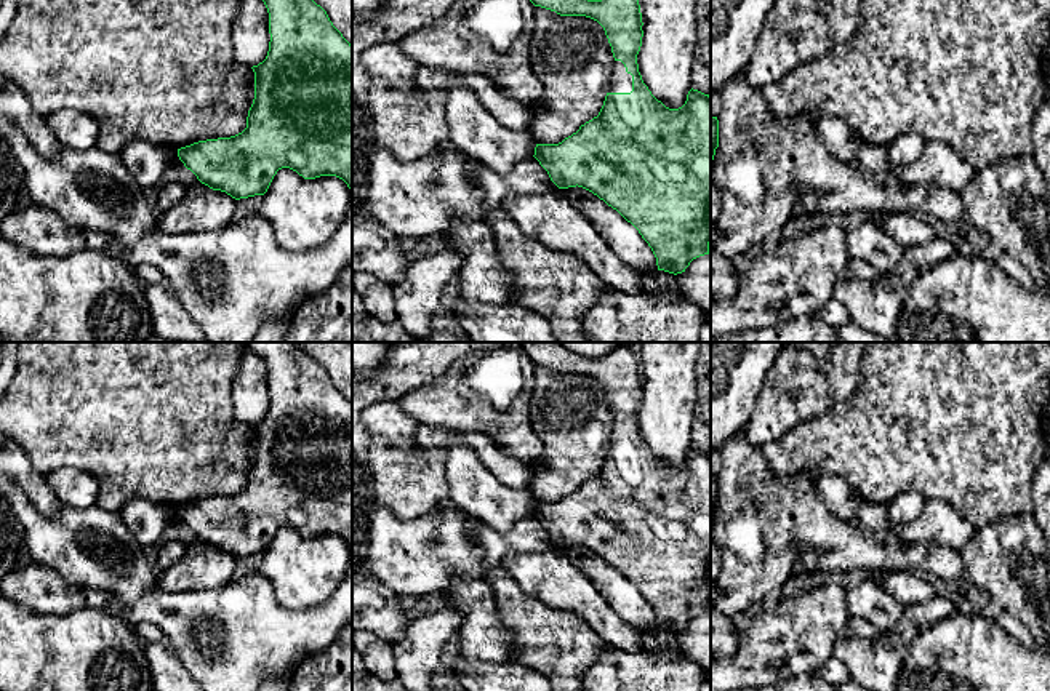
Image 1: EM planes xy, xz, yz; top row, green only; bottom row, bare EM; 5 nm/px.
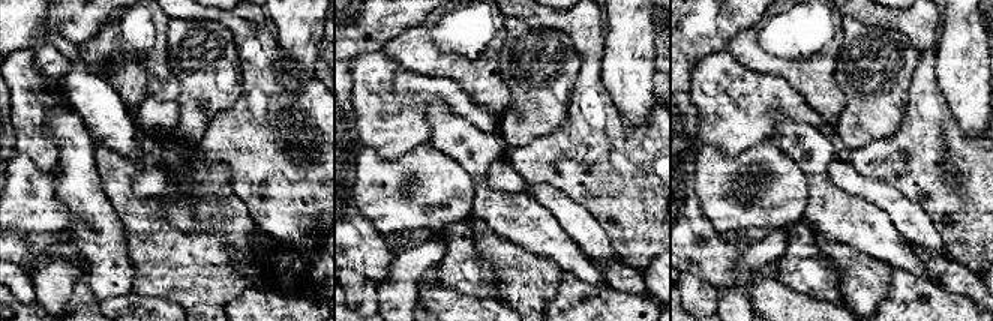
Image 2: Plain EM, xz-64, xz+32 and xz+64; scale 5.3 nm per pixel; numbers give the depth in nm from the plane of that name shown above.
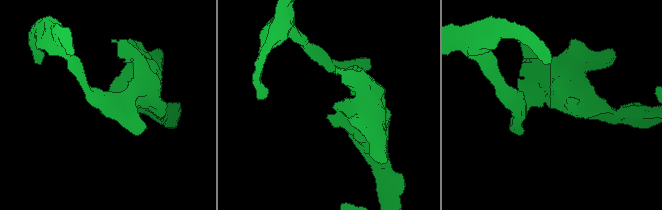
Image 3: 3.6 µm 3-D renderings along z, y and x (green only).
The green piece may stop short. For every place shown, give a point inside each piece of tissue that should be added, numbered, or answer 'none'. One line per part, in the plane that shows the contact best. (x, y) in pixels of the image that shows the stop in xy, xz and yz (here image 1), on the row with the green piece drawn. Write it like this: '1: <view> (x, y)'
1: xz (620, 80)

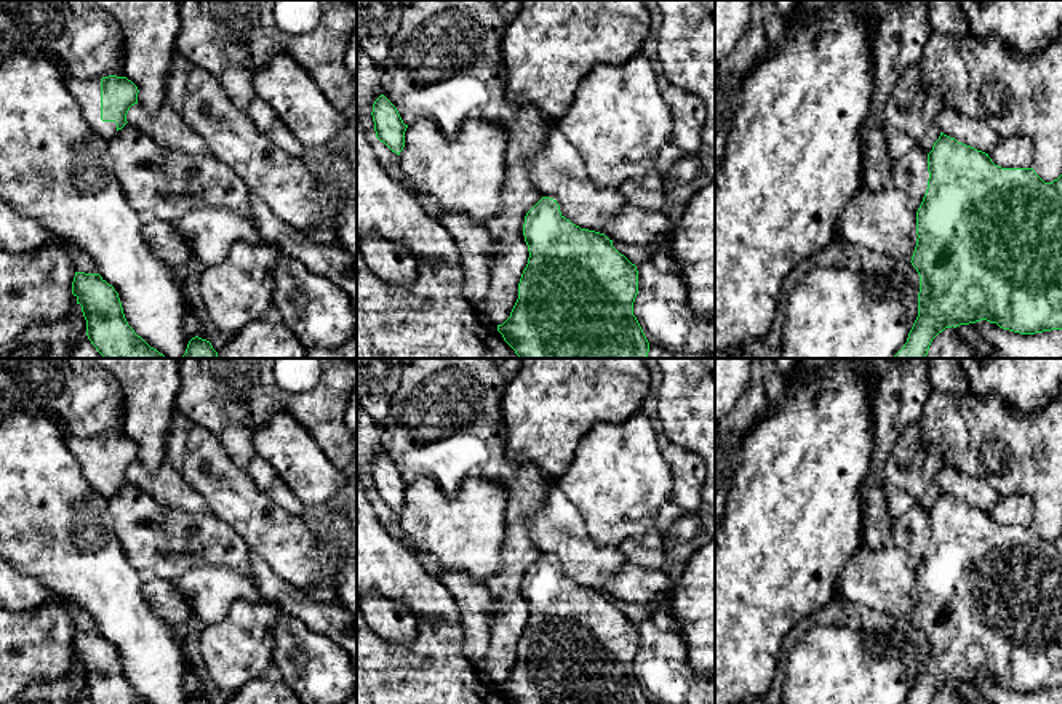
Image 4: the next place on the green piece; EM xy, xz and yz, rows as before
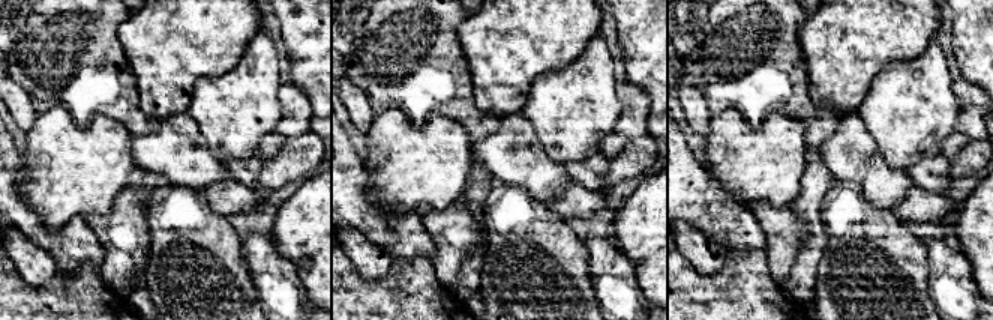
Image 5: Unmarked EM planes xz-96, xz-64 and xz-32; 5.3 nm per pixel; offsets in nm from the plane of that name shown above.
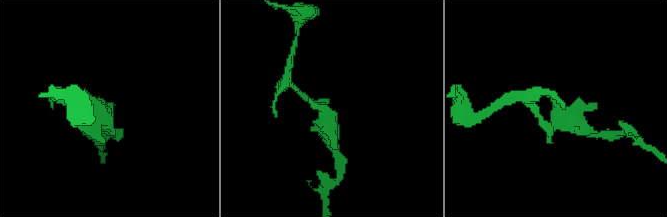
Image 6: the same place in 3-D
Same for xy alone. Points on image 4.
1: xy (87, 92)

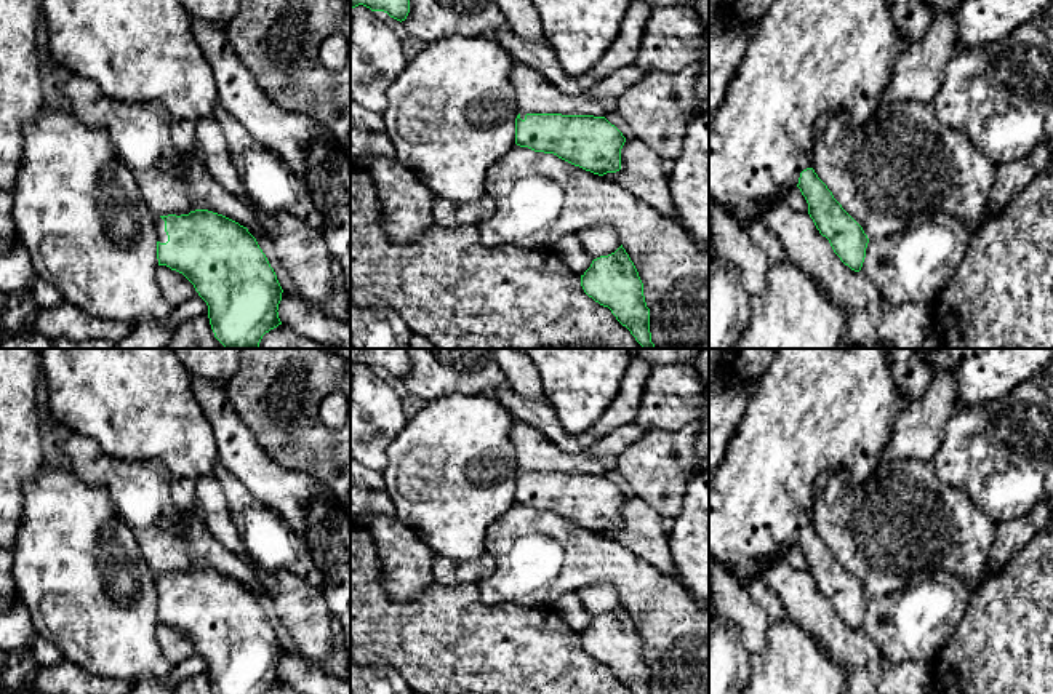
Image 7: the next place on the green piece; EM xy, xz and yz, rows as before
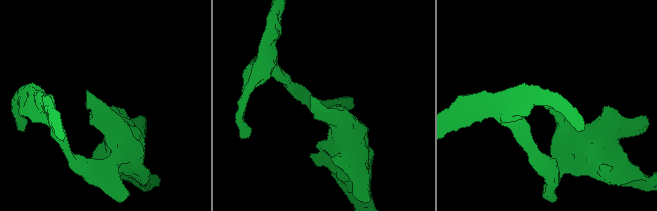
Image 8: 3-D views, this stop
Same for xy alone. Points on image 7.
1: xy (162, 237)

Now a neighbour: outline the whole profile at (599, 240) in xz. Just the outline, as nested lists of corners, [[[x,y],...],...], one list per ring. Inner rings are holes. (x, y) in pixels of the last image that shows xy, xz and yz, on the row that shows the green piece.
[[[587,225],[579,229],[576,237],[592,259],[608,256],[621,246],[618,232],[610,225]]]

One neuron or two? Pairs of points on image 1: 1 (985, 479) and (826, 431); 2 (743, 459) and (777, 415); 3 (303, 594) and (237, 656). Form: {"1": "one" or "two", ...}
{"1": "one", "2": "two", "3": "two"}

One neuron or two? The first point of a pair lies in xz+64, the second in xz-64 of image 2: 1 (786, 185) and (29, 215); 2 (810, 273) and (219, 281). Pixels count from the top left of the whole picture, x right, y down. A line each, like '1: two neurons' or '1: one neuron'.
1: one neuron
2: two neurons

